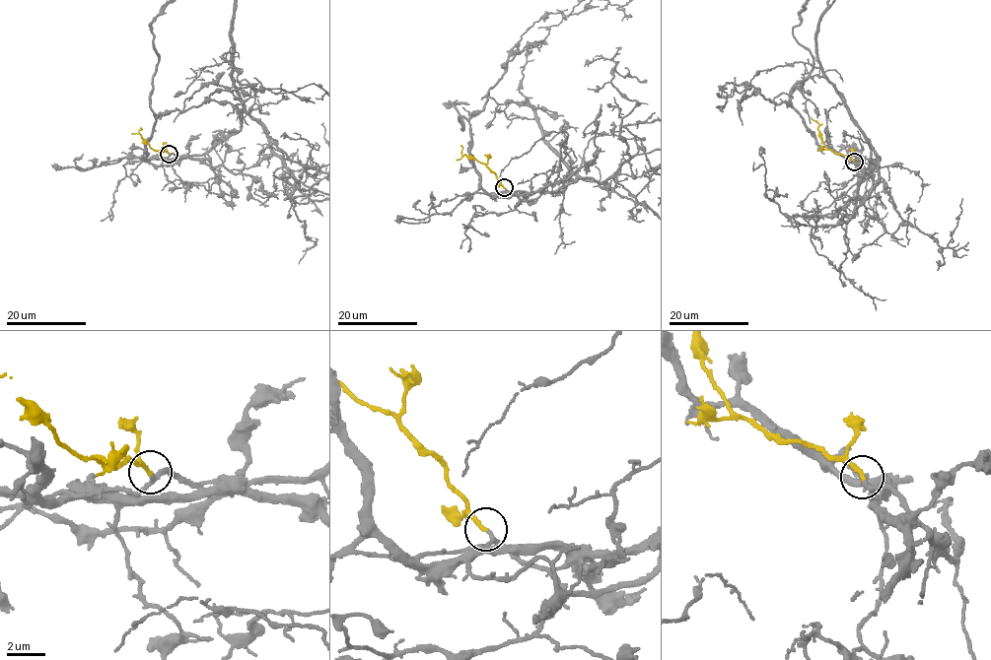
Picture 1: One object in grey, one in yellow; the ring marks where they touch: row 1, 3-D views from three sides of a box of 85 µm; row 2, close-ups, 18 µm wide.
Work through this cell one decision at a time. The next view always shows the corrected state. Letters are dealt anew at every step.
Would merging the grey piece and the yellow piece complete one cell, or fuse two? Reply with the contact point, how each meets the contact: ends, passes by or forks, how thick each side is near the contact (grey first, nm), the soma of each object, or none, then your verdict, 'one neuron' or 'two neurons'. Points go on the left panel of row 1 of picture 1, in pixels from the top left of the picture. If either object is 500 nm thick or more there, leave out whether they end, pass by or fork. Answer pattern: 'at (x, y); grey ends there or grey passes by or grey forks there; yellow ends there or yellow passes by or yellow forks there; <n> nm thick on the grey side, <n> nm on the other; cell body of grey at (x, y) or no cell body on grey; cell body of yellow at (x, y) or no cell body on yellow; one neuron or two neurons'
at (169, 154); grey passes by; yellow ends there; 170 nm thick on the grey side, 240 nm on the other; no cell body on grey; no cell body on yellow; one neuron

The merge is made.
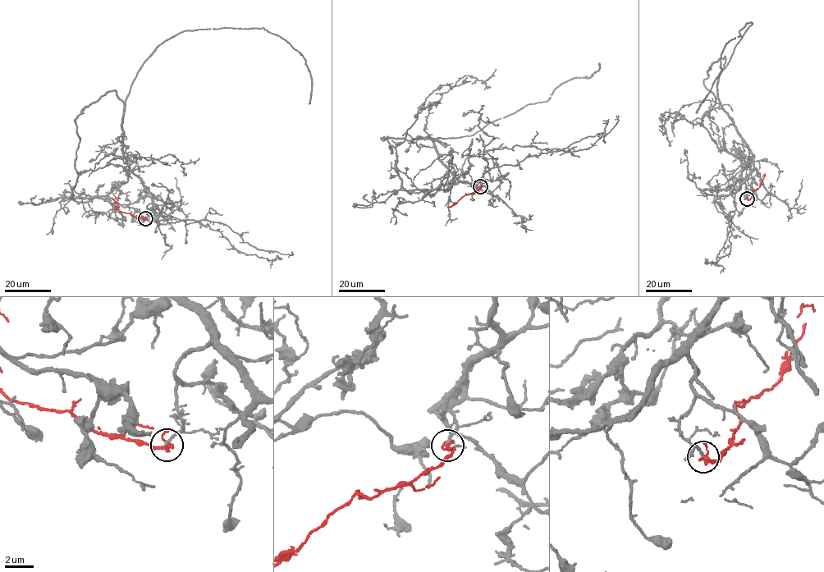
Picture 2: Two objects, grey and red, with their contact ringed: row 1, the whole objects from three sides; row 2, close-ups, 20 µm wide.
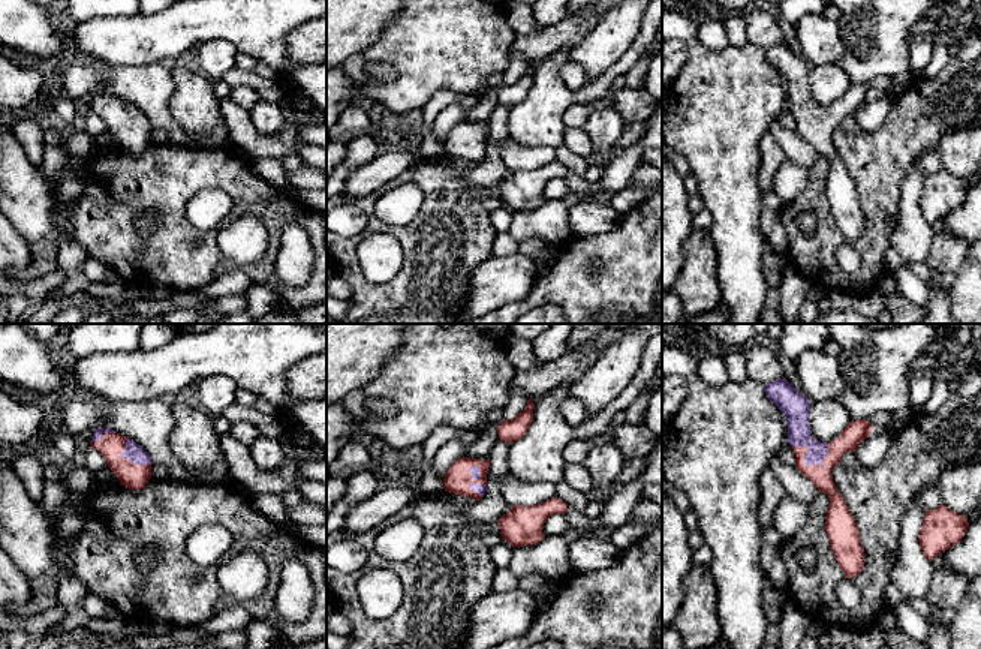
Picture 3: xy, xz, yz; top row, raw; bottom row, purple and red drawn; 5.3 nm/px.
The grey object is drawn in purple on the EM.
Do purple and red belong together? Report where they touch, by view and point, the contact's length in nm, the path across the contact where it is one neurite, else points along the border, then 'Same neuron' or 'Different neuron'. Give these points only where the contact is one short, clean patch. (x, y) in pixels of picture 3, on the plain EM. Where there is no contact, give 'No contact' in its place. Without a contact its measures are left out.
Touches purple at yz (805, 125). Shared border 200 nm. Path across: yz (797, 80), (805, 125), (822, 143). Same neuron

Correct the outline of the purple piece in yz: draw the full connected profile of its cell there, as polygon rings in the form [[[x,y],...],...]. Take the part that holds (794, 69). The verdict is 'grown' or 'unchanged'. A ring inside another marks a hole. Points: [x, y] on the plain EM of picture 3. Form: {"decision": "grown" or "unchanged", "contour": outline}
{"decision": "grown", "contour": [[[785,42],[767,48],[765,55],[788,85],[788,108],[794,114],[795,130],[830,162],[825,183],[828,205],[845,240],[854,243],[864,232],[864,213],[855,183],[837,156],[831,135],[845,117],[855,115],[872,97],[873,90],[867,84],[852,85],[839,102],[825,108],[810,97],[810,66],[804,58],[798,57]]]}

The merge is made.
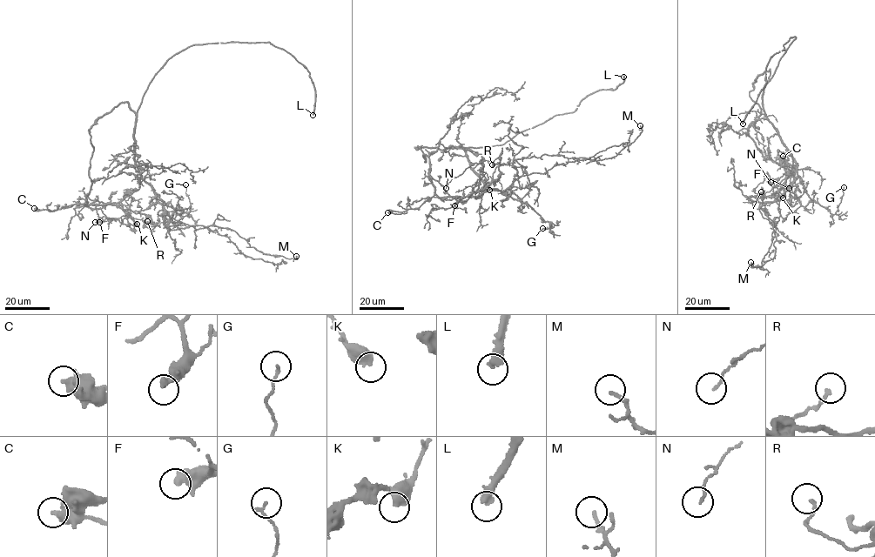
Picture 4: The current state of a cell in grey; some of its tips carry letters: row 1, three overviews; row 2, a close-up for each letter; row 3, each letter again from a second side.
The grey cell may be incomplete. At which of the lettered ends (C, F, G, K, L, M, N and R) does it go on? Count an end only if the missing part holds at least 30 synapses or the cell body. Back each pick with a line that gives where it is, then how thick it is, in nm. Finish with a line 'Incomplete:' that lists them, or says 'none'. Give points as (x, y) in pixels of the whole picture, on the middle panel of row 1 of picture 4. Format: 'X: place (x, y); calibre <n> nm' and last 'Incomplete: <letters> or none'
L: place (623, 77); calibre 400 nm
Incomplete: L

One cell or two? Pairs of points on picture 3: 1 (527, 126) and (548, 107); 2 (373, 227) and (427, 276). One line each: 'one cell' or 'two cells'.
1: one cell
2: one cell

